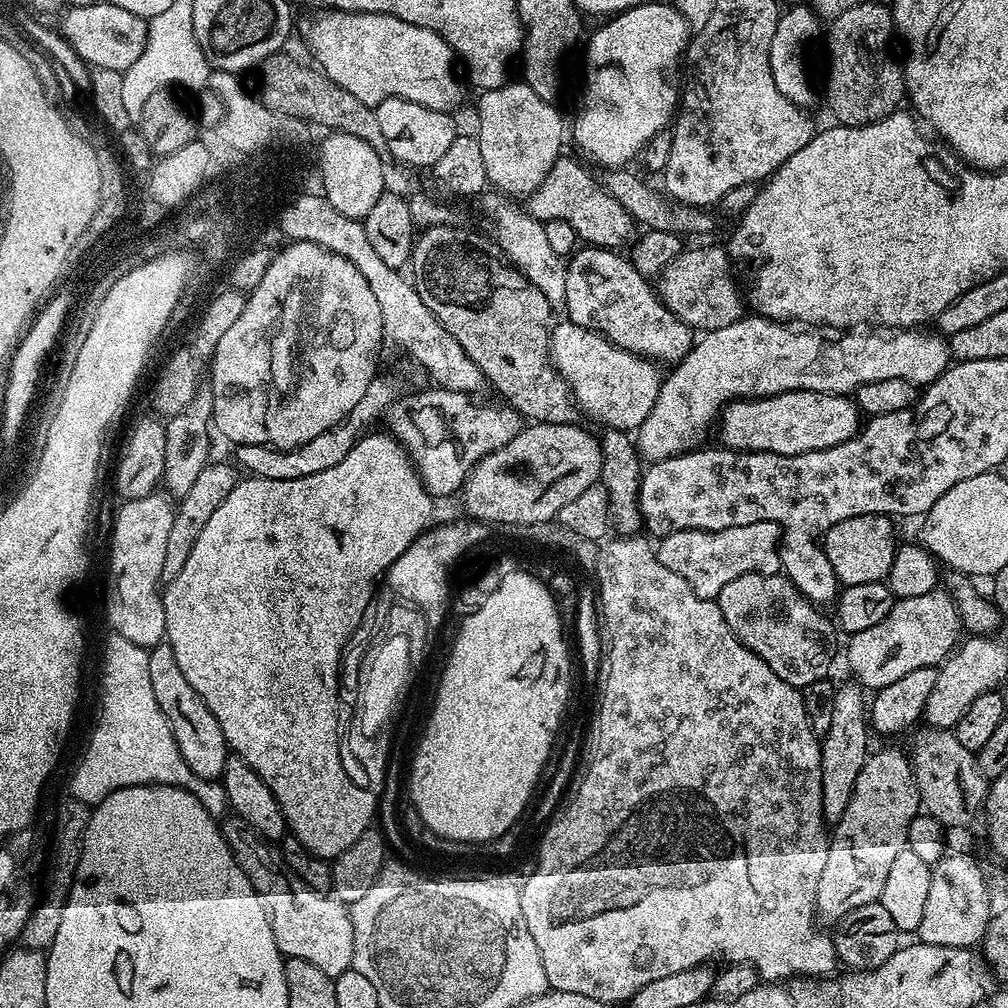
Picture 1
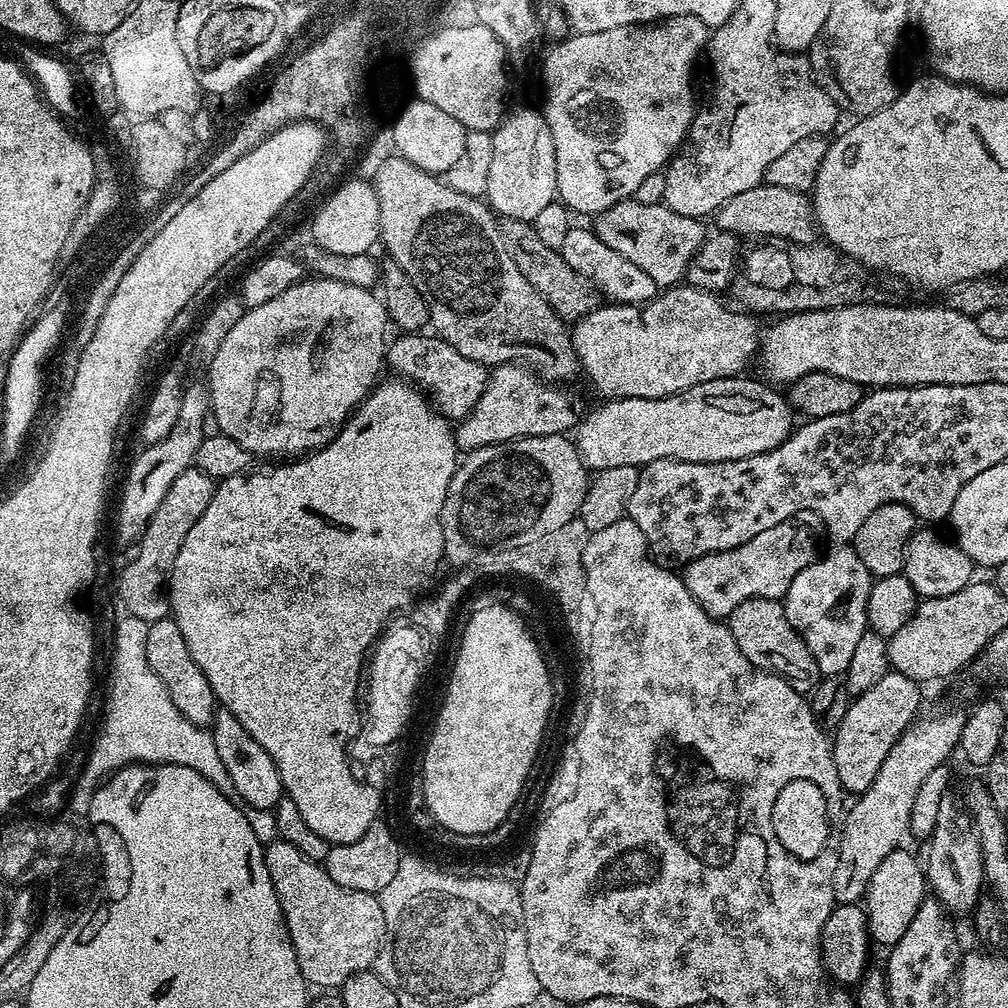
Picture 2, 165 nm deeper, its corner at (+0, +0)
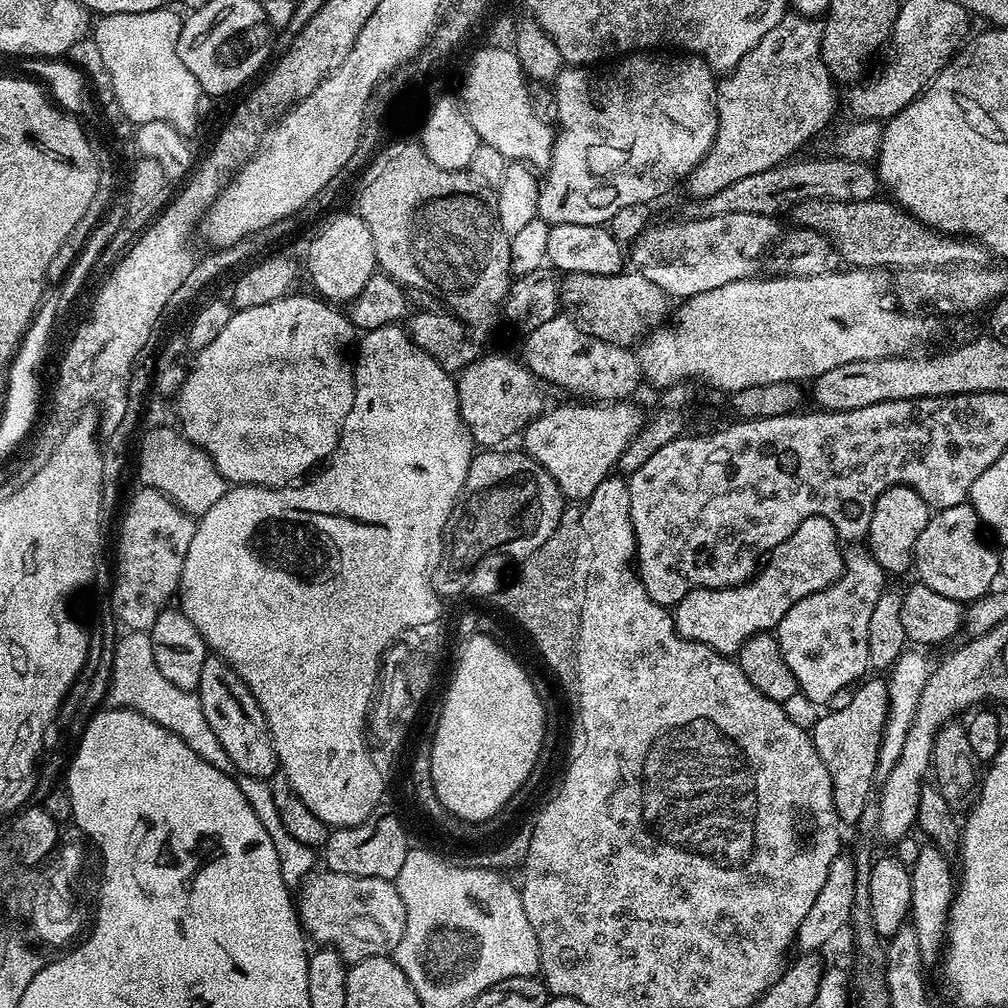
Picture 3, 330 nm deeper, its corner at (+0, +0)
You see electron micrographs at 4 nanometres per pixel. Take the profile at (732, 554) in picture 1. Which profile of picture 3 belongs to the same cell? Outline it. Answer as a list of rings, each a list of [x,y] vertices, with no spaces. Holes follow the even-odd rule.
[[[806,518],[777,548],[767,553],[768,561],[751,580],[737,588],[699,588],[674,605],[676,633],[682,638],[702,642],[716,652],[731,657],[759,632],[779,629],[786,610],[802,598],[822,592],[837,580],[846,567],[840,536],[826,518]]]

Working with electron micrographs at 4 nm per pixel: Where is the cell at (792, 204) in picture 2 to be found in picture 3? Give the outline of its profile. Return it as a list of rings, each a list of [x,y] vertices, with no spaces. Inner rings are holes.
[[[888,198],[866,202],[804,200],[792,205],[790,214],[799,227],[825,236],[840,251],[841,261],[854,268],[955,268],[984,266],[990,260],[990,253],[984,245],[971,238],[949,236],[927,228]]]

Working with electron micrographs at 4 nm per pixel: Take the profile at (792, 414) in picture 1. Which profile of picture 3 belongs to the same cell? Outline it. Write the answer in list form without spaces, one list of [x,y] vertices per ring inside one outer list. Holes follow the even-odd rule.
[[[598,402],[573,407],[562,404],[531,420],[522,433],[523,451],[534,457],[558,482],[565,501],[583,502],[594,494],[598,482],[613,475],[626,446],[646,423],[646,412],[636,402]]]

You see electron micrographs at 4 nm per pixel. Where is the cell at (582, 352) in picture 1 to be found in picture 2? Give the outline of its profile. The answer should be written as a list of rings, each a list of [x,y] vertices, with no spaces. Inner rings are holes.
[[[673,286],[667,290],[661,291],[654,299],[649,300],[647,304],[614,304],[605,303],[605,308],[595,307],[588,312],[583,319],[575,321],[571,325],[572,345],[576,351],[576,357],[580,359],[580,366],[583,375],[592,379],[592,384],[601,392],[601,397],[611,398],[613,400],[621,400],[622,398],[666,398],[678,394],[682,390],[686,390],[690,386],[698,386],[702,382],[710,382],[718,378],[726,378],[727,376],[738,376],[745,371],[744,367],[748,364],[748,359],[753,359],[754,353],[758,348],[758,341],[761,339],[762,332],[751,315],[747,312],[741,312],[735,307],[726,305],[720,301],[719,295],[711,292],[704,292],[700,288],[690,288],[687,286]]]

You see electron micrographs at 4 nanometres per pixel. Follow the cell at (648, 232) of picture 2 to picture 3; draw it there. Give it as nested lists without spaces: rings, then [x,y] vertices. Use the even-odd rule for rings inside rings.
[[[718,214],[709,220],[689,220],[687,218],[679,218],[680,220],[672,220],[669,224],[653,223],[647,230],[643,232],[638,239],[634,241],[630,248],[630,260],[634,263],[635,271],[642,274],[642,278],[647,278],[649,282],[654,282],[654,286],[658,286],[658,290],[662,290],[670,298],[687,298],[694,294],[706,294],[708,290],[718,290],[720,286],[726,286],[728,282],[735,280],[747,280],[757,275],[756,267],[761,267],[762,261],[769,255],[770,249],[775,245],[776,241],[781,239],[779,219],[776,216],[759,216],[758,214]]]

